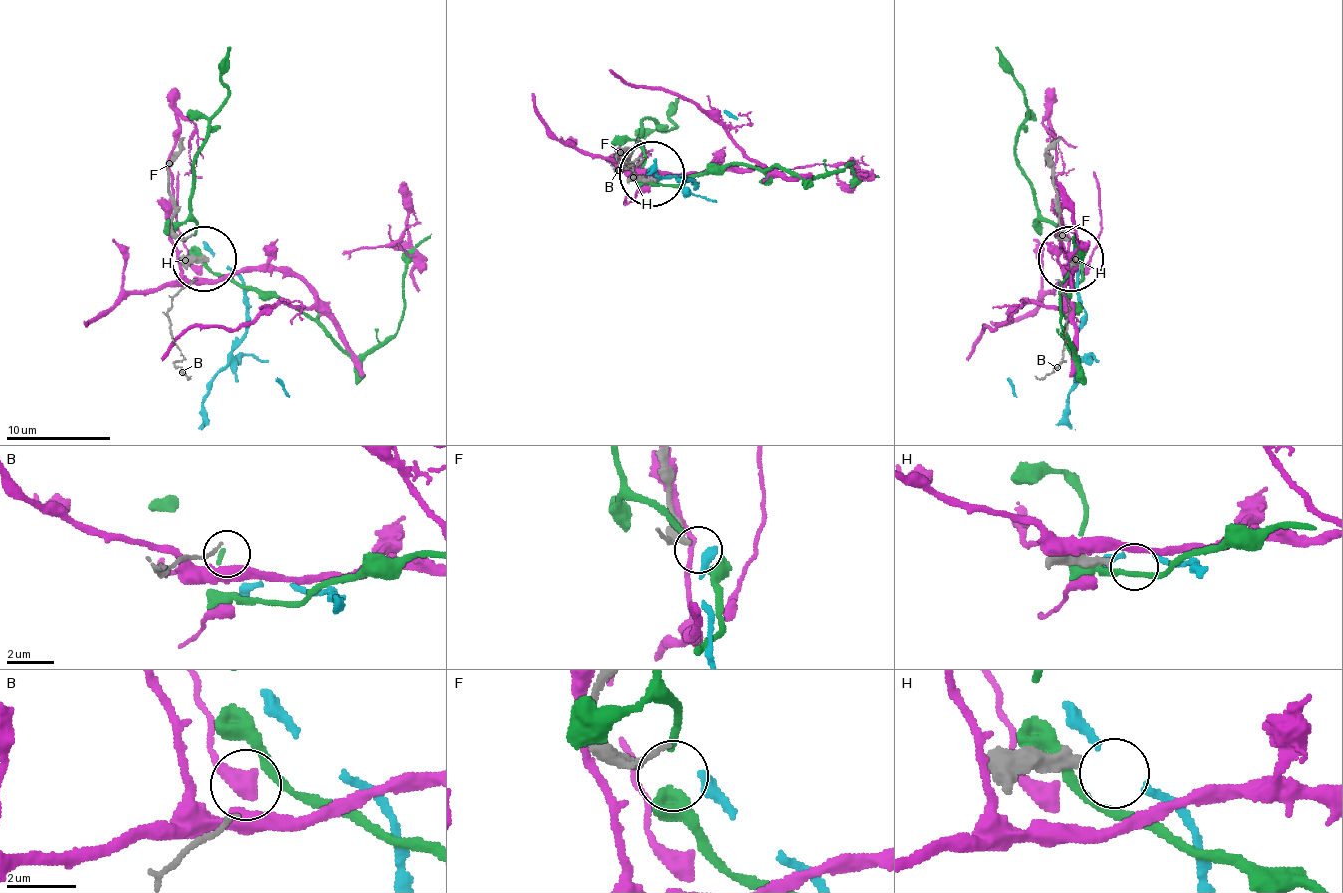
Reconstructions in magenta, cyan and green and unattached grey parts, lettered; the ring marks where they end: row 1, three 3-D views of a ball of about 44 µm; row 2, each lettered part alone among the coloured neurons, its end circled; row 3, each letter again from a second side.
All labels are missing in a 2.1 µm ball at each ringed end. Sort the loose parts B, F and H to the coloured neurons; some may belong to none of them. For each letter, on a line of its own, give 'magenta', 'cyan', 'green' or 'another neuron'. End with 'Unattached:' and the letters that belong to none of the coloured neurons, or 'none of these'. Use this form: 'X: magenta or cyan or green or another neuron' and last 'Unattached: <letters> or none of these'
B: another neuron
F: cyan
H: another neuron
Unattached: B, H

